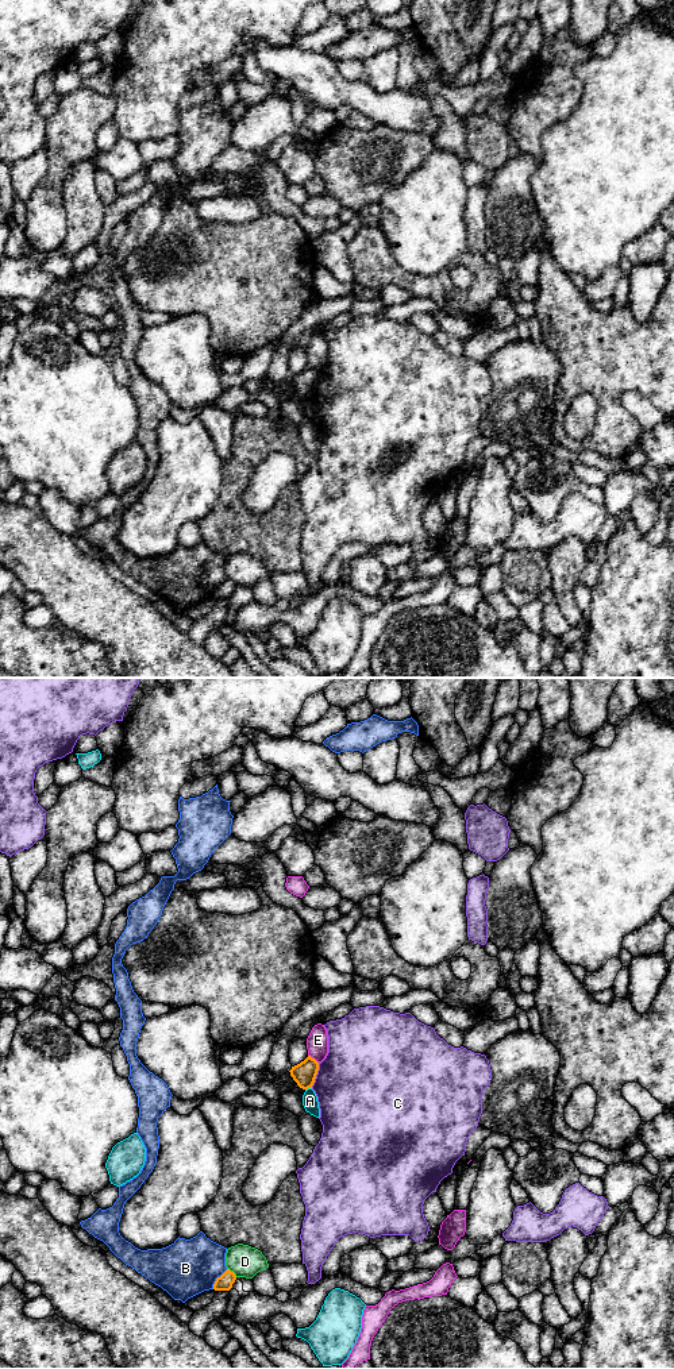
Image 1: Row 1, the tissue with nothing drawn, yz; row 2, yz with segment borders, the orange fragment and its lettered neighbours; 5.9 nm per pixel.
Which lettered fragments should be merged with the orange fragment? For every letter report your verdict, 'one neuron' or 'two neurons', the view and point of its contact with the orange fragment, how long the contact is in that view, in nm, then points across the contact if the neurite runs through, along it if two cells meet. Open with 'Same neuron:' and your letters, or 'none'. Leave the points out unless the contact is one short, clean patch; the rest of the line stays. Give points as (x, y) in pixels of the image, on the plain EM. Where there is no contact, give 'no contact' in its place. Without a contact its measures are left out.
Same neuron: none
A: two neurons; meets orange in yz at (308, 396); contact 40 nm long
B: two neurons; meets orange in yz at (216, 587); contact 150 nm long; border along yz (227, 578), (216, 587), (212, 597)
C: two neurons; meets orange in yz at (316, 382); contact 160 nm long
D: two neurons; meets orange in yz at (232, 581); contact 80 nm long
E: two neurons; meets orange in yz at (314, 367); contact 80 nm long; border along yz (308, 363), (318, 371)

